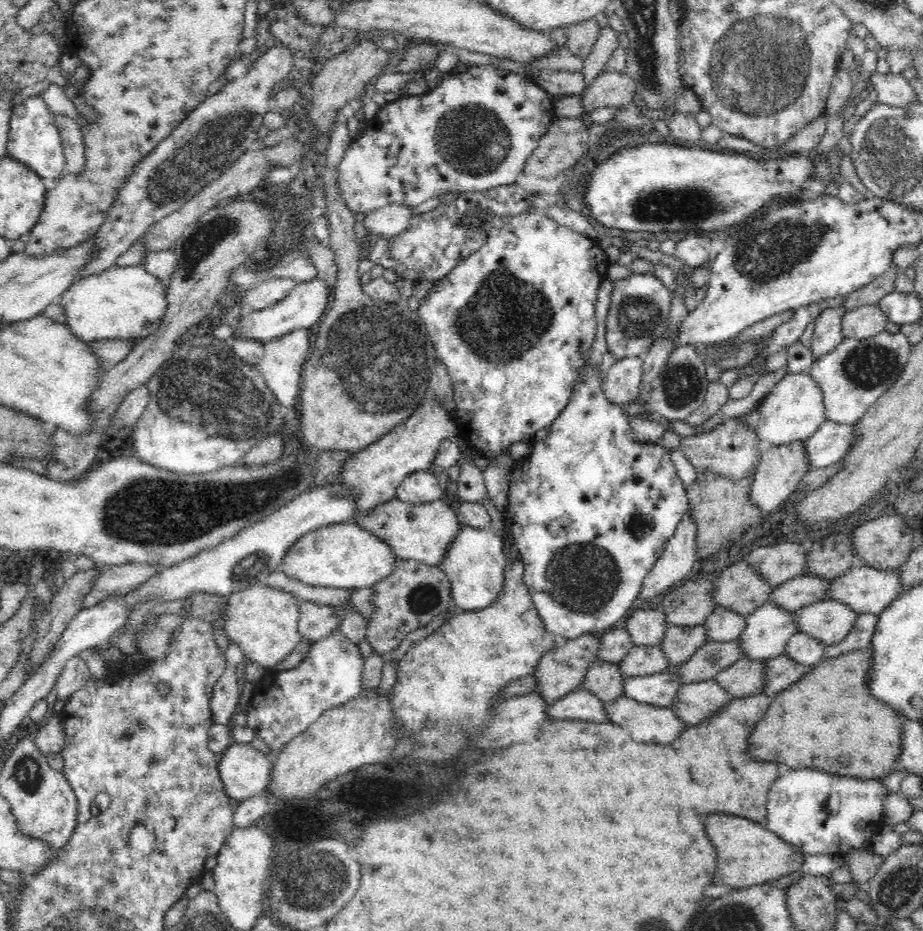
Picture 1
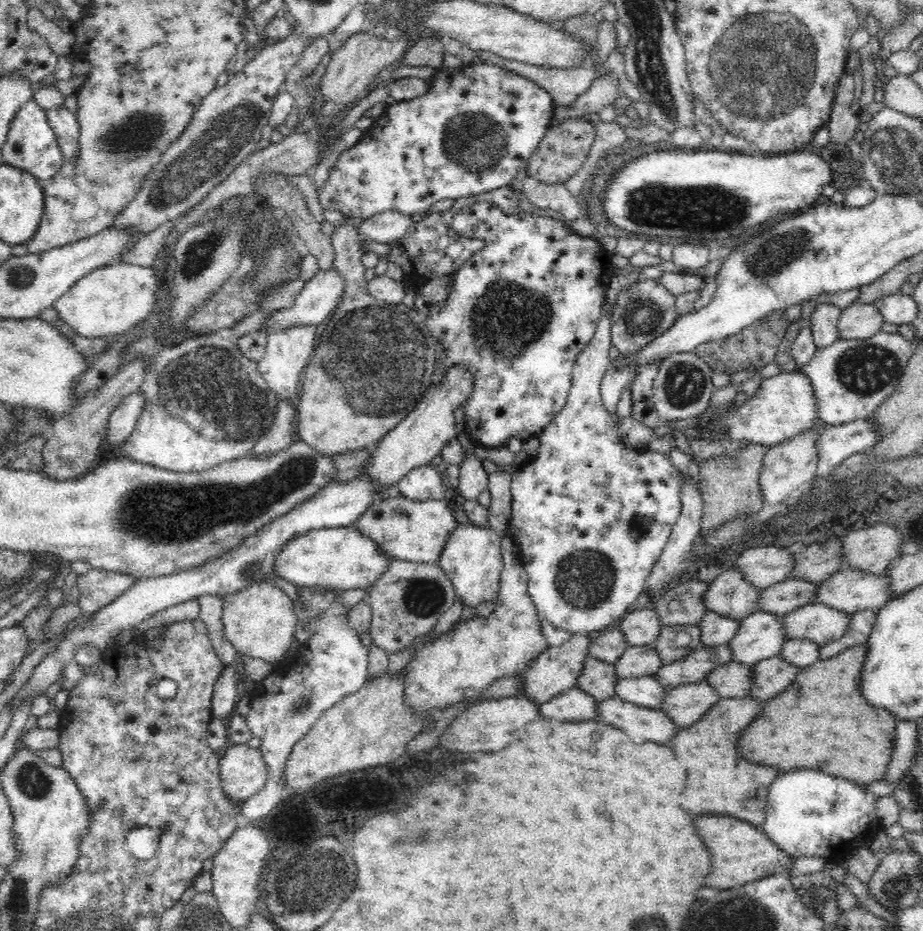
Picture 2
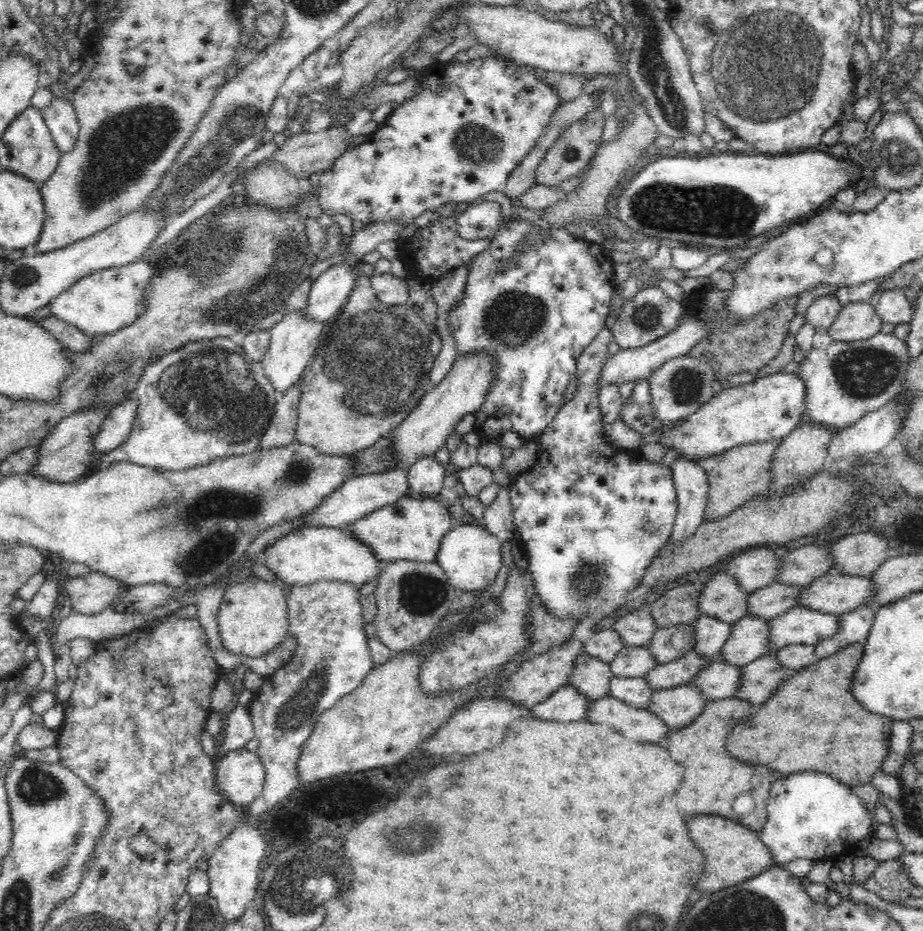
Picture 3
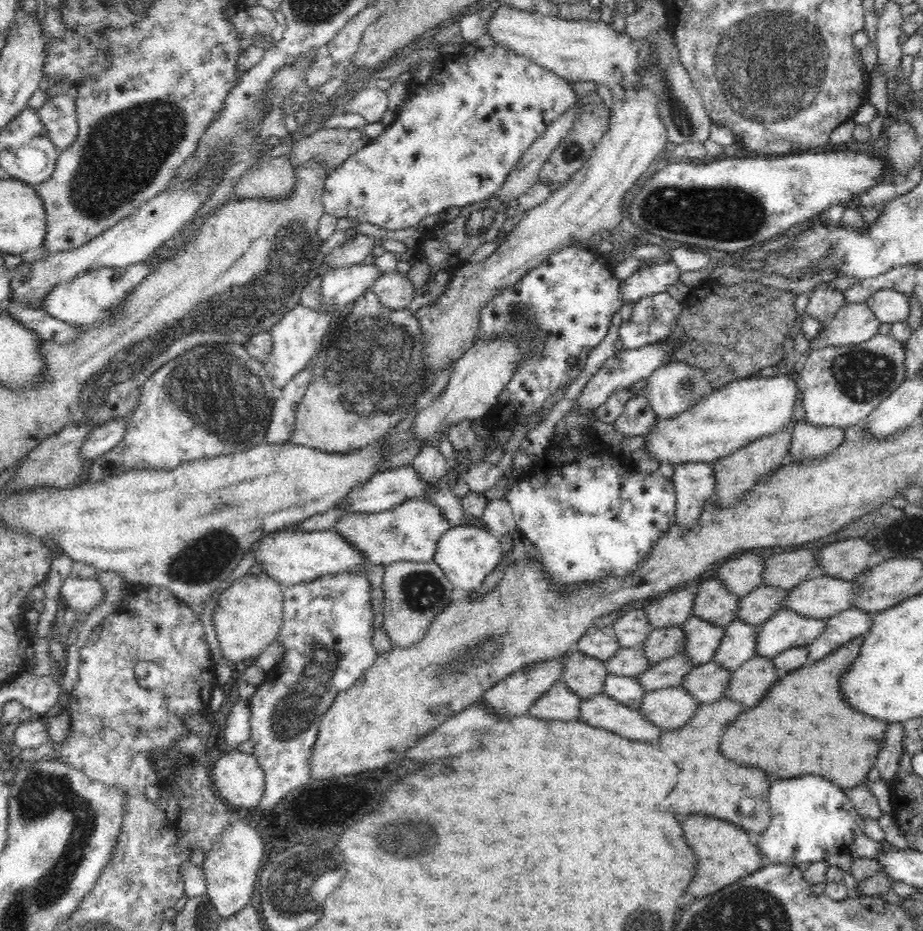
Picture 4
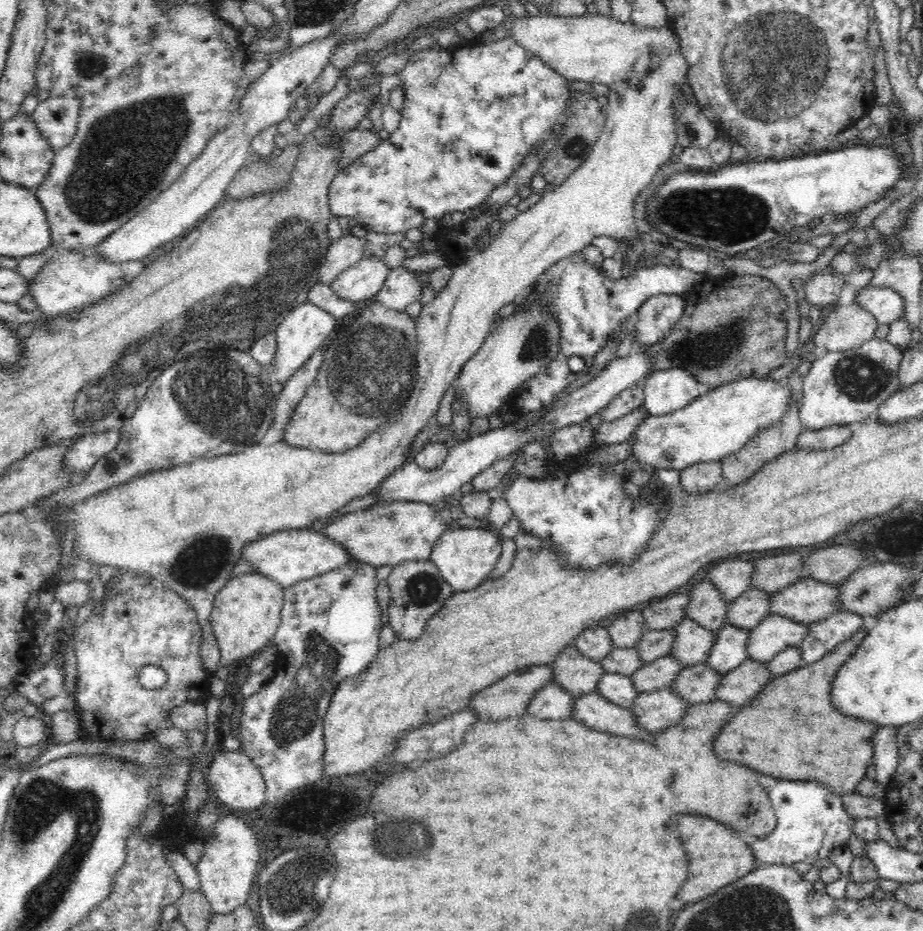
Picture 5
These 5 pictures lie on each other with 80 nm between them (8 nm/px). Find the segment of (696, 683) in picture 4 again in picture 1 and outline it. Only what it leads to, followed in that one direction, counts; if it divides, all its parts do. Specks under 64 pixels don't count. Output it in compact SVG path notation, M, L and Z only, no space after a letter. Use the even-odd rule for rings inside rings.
M742 658L722 672L718 672L714 679L733 696L744 698L762 693L764 678L766 678L764 662Z

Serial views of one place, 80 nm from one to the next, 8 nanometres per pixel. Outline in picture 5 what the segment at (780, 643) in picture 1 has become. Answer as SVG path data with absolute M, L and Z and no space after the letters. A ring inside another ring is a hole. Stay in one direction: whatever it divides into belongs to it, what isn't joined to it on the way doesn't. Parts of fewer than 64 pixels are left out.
M726 623L715 634L708 665L720 674L726 674L749 659L746 644L749 630Z

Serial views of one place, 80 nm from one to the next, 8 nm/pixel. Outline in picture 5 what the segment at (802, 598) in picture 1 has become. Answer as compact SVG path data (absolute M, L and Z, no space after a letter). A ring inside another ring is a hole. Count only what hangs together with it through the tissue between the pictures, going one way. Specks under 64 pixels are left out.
M749 589L730 602L726 623L752 631L770 614L771 594L764 590Z

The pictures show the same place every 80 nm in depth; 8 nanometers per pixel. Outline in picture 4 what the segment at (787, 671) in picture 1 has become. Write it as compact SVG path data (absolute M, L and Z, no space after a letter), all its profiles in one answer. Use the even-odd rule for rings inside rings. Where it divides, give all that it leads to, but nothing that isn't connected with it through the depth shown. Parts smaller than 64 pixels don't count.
M755 657L732 671L724 696L754 708L763 696L782 677L770 658Z

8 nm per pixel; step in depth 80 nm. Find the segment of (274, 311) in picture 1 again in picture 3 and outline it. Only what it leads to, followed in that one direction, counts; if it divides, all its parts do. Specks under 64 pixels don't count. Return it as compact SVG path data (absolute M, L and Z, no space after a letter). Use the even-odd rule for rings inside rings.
M332 265L314 279L303 313L318 322L335 318L346 305L356 277L355 268Z

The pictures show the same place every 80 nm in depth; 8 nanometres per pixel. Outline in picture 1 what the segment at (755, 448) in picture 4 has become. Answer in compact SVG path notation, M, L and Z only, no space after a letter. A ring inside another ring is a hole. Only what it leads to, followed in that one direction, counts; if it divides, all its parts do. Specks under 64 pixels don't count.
M755 470L742 480L730 480L715 472L697 473L691 483L687 483L687 501L690 517L696 521L698 530L696 545L698 548L697 560L708 560L714 557L719 550L723 550L730 542L730 535L736 530L746 530L756 524L761 518L761 511L752 503L749 494Z

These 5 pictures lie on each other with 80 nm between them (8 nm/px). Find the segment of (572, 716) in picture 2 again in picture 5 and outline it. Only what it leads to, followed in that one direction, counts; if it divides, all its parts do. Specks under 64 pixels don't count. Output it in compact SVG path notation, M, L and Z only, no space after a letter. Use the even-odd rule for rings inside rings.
M553 680L536 692L527 713L542 720L564 720L572 717L574 702L575 698Z

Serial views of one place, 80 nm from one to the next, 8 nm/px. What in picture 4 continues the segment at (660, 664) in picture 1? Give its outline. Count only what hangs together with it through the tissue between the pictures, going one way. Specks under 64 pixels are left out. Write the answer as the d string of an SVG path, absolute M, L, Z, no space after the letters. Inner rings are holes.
M638 644L633 648L621 647L610 660L606 660L605 665L608 675L638 677L652 664L648 661L642 645Z

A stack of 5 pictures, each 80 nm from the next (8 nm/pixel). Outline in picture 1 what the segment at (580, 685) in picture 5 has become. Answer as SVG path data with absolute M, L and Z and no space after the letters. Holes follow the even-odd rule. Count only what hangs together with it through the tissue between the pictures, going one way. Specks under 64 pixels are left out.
M596 657L592 664L590 664L590 668L588 668L588 672L586 672L586 678L584 678L584 684L582 684L581 688L585 688L590 691L592 694L596 695L602 702L608 703L614 700L618 700L618 698L624 697L624 684L625 676L622 675L622 671L620 671L620 667L618 664L614 664L601 658Z

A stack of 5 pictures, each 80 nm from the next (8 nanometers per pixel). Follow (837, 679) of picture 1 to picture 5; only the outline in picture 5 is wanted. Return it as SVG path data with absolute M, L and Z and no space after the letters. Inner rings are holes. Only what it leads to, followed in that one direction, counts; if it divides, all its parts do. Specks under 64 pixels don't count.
M863 618L864 628L860 629L850 640L842 642L833 652L821 660L801 668L791 670L780 677L774 677L758 694L752 704L744 706L726 728L720 730L714 750L722 760L734 760L762 774L784 780L812 780L828 785L840 796L850 794L865 777L866 771L873 762L873 740L878 726L850 718L838 712L832 704L832 682L842 664L846 663L857 651L858 646L867 635L867 630L876 624L875 618Z

